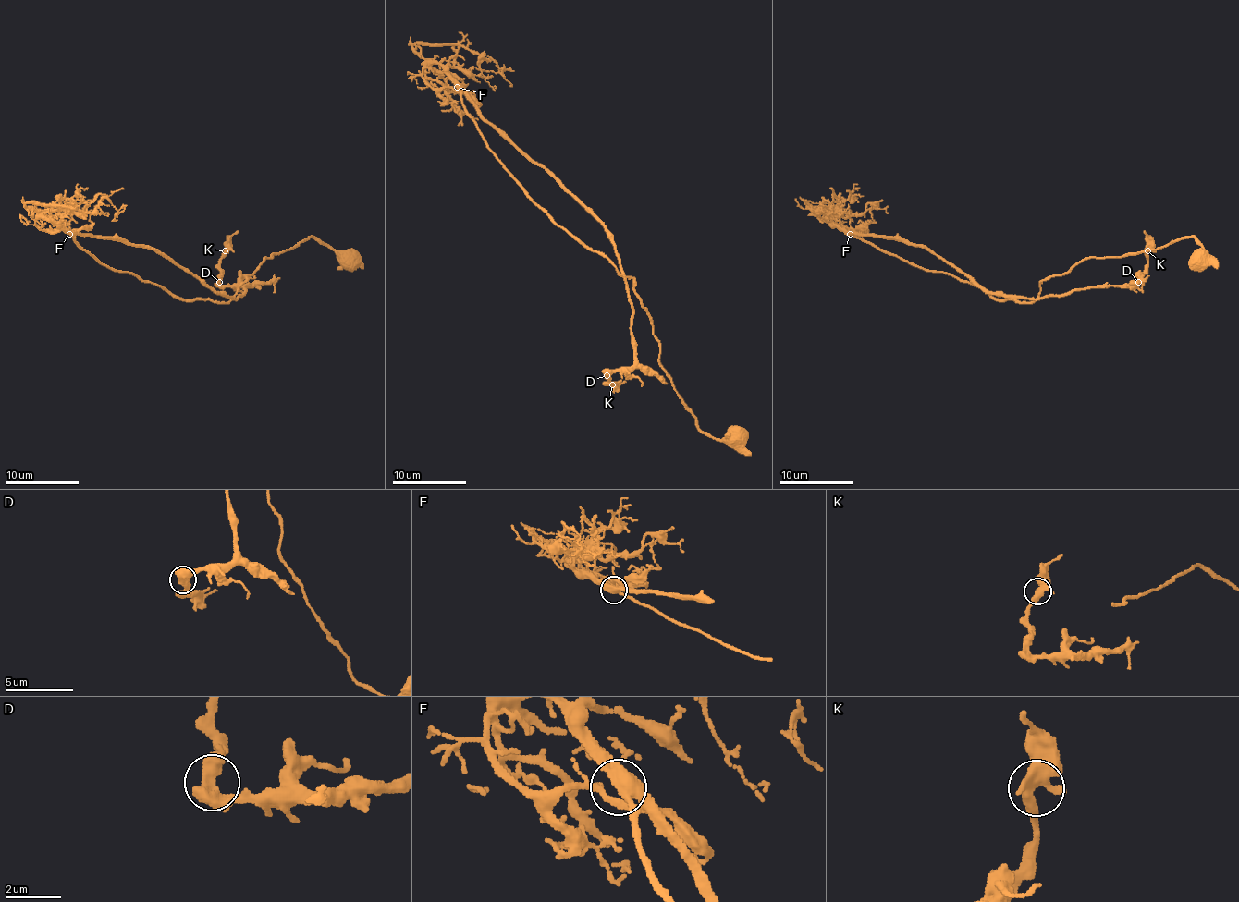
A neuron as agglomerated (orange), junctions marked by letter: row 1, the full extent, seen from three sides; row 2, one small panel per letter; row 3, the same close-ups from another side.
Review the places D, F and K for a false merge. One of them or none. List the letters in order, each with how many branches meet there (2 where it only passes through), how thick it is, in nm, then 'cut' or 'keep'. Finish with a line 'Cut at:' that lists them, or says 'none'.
D: branches 3; calibre 400 nm; keep
F: branches 3; calibre 400 nm; keep
K: branches 4; calibre 380 nm; keep
Cut at: none

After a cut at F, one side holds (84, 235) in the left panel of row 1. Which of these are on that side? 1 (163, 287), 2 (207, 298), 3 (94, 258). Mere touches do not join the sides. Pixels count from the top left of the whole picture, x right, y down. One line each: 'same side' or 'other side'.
1: other side
2: other side
3: other side

